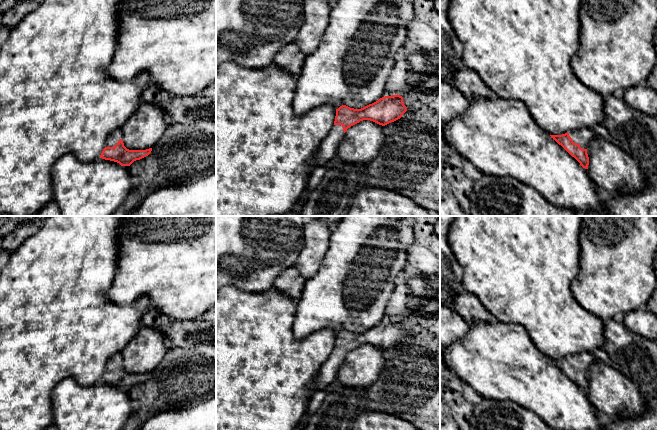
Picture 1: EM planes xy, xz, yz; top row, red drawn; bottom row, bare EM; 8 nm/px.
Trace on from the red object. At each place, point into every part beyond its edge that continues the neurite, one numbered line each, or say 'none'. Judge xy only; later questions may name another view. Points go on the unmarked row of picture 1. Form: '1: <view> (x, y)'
1: xy (114, 361)

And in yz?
1: yz (582, 361)

